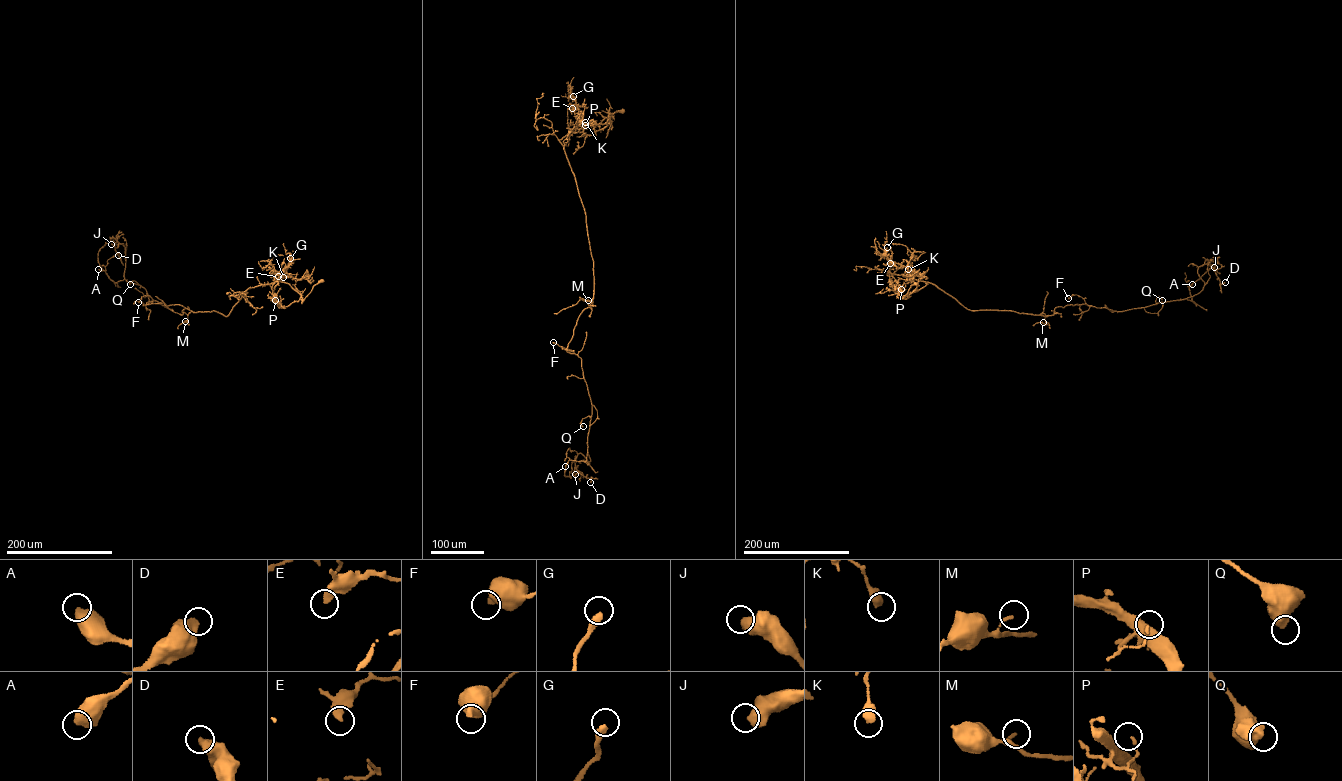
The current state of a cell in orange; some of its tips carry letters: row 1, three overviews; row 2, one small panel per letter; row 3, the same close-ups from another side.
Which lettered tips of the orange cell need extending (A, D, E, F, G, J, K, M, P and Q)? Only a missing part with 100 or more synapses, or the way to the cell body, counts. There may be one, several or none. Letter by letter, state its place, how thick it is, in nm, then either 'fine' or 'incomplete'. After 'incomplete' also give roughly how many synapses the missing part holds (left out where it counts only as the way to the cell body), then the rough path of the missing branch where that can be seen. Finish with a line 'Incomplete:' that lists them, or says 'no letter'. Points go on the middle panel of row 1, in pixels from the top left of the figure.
A: at (565, 466); 600 nm thick; fine
D: at (590, 482); 500 nm thick; fine
E: at (572, 108); 280 nm thick; fine
F: at (553, 342); 480 nm thick; fine
G: at (573, 96); 360 nm thick; fine
J: at (575, 474); 650 nm thick; fine
K: at (585, 122); 480 nm thick; fine
M: at (588, 300); 110 nm thick; fine
P: at (585, 125); 110 nm thick; fine
Q: at (583, 426); 600 nm thick; fine
Incomplete: no letter

